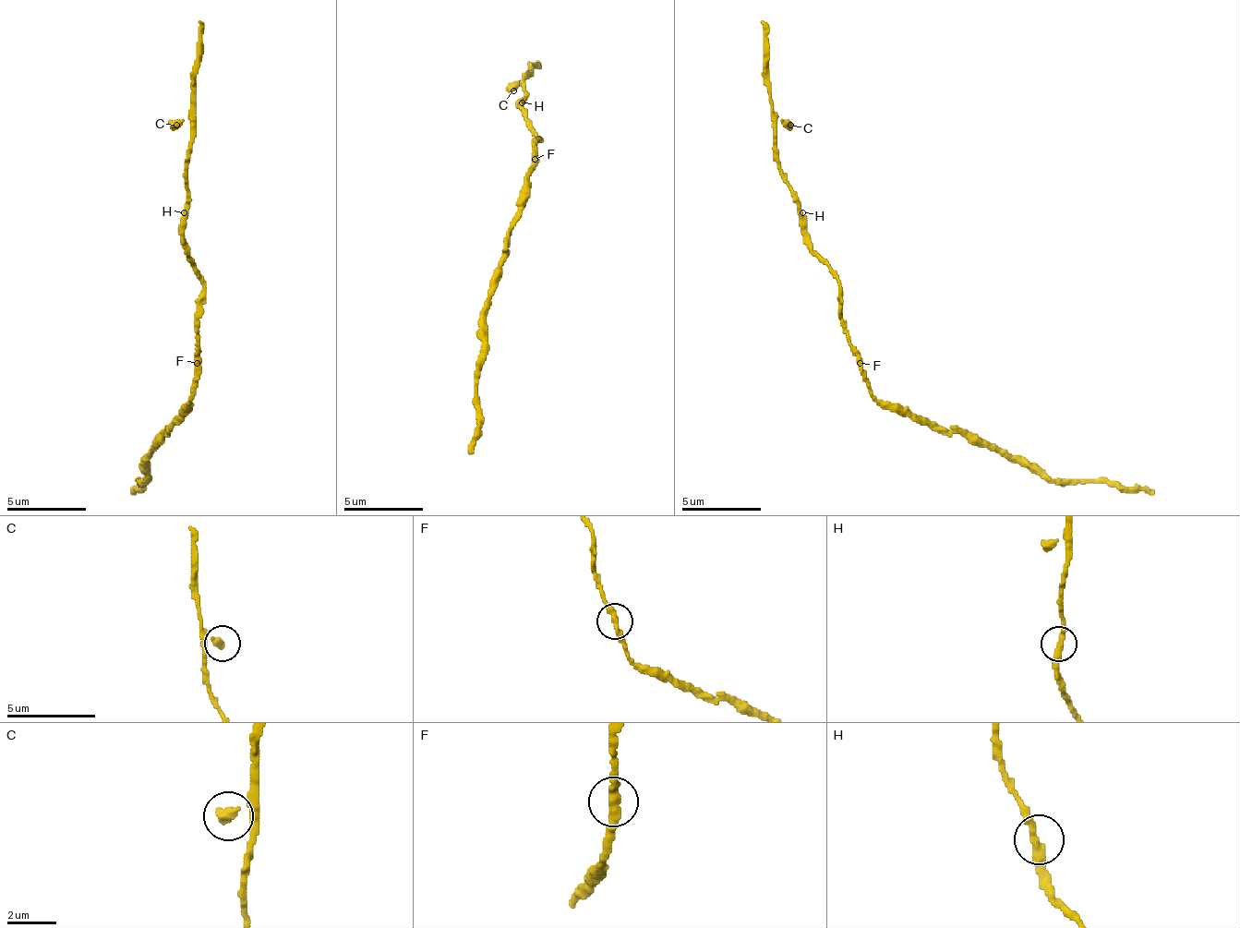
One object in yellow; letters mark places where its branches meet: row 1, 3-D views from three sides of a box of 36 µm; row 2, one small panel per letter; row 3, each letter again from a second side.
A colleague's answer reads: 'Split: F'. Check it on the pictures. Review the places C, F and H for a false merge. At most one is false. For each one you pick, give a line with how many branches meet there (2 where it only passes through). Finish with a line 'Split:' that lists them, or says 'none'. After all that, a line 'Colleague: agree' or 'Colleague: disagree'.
Split: none
Colleague: disagree

